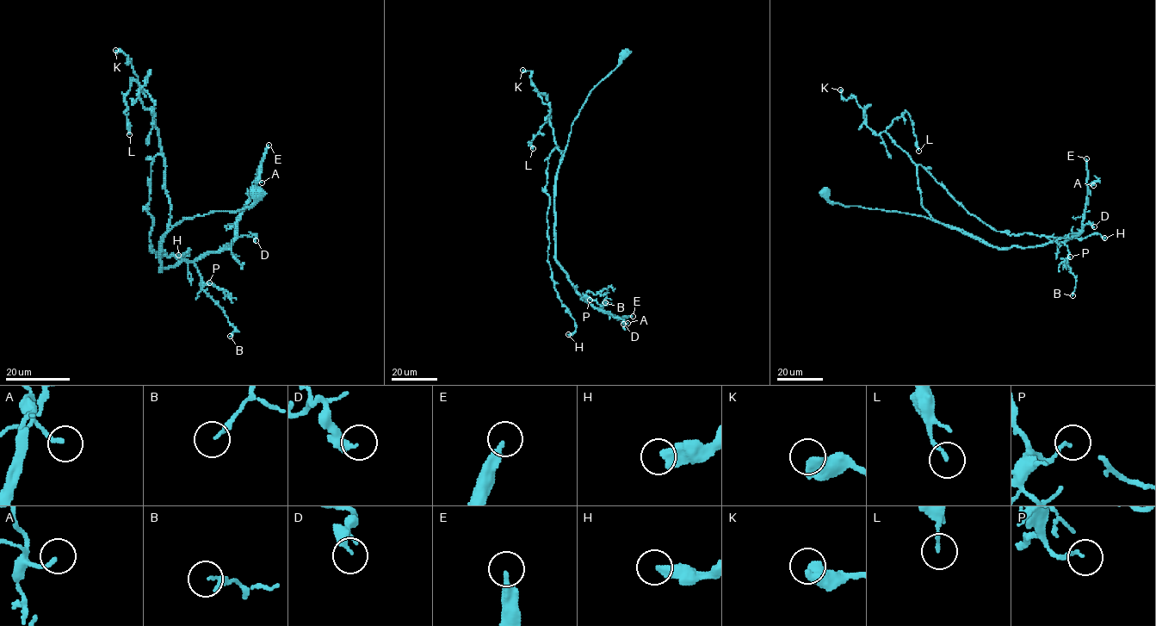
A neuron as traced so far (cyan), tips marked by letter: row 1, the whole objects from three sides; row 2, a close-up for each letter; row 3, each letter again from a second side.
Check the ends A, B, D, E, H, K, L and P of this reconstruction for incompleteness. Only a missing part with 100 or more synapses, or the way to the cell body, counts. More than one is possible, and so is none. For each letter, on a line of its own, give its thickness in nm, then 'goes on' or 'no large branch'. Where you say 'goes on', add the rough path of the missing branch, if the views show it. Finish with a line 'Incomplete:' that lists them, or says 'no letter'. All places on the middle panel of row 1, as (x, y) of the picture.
A: 160 nm | no large branch
B: 180 nm | no large branch
D: 280 nm | no large branch
E: 240 nm | goes on | (633, 316), (642, 327), (652, 327), (662, 317), (662, 294), (634, 327), (634, 332), (621, 341)
H: 480 nm | no large branch
K: 500 nm | no large branch
L: 140 nm | no large branch
P: 100 nm | no large branch
Incomplete: E

